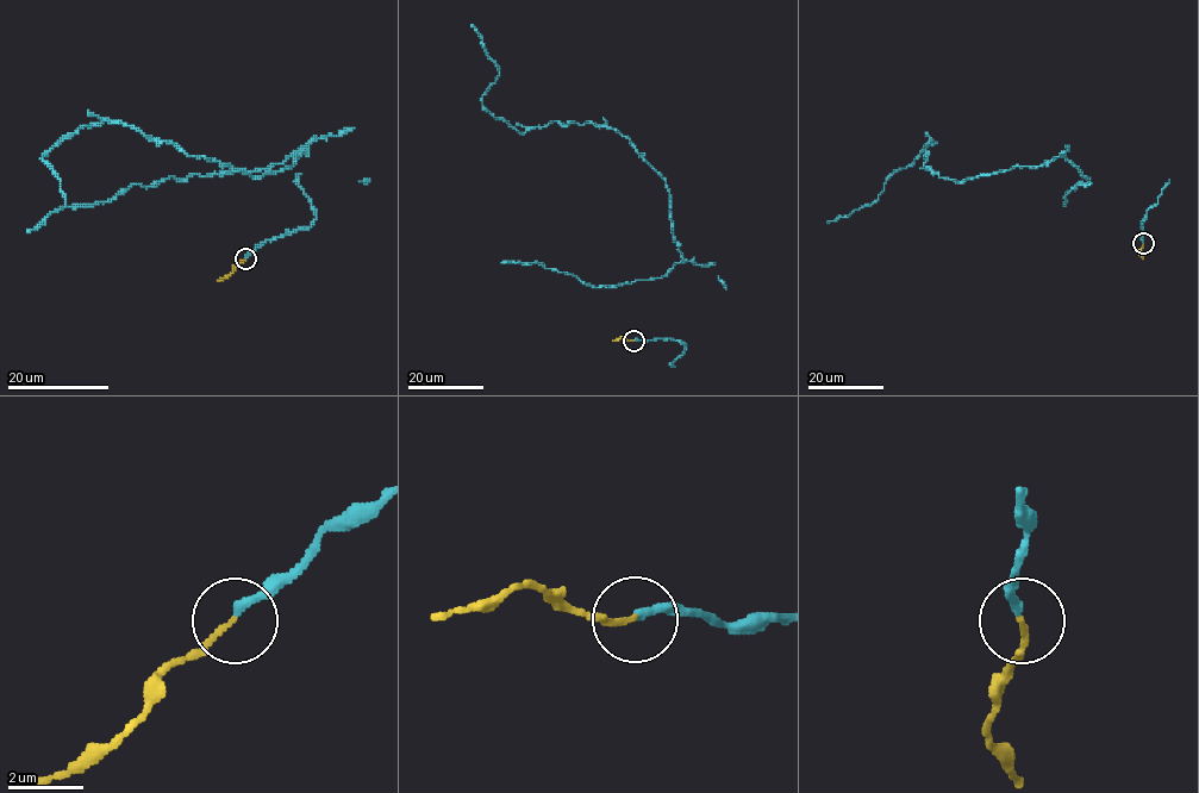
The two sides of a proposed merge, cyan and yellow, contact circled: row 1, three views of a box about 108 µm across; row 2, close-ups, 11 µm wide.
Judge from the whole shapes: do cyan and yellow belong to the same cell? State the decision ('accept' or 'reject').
accept

